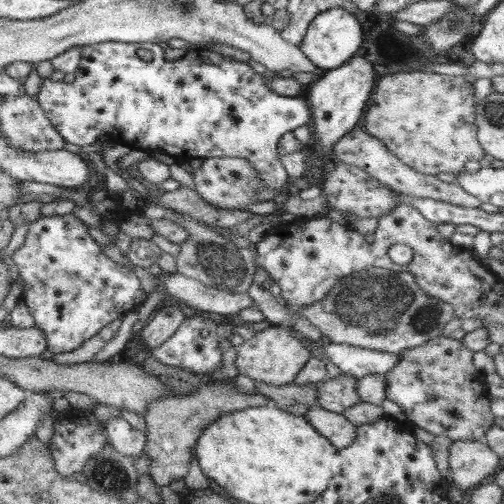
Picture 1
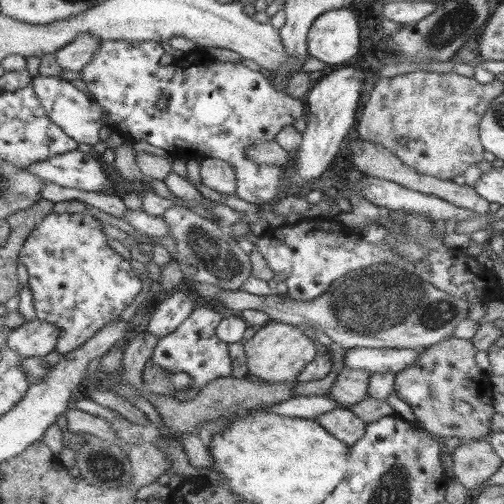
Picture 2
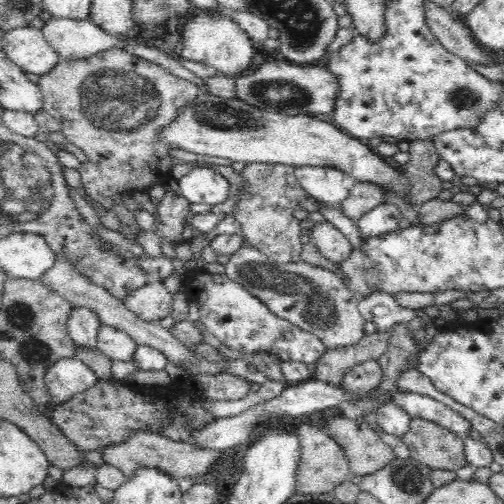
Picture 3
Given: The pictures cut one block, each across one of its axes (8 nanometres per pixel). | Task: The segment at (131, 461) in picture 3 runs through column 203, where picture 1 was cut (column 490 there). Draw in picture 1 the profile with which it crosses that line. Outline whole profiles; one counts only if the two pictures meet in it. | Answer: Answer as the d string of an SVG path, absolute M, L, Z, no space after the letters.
M453 442L449 448L449 470L457 490L469 490L481 480L495 476L499 456L485 442Z

